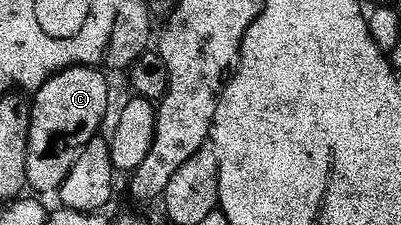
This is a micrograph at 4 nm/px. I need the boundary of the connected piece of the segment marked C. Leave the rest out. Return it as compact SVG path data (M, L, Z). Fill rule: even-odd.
M77 65L75 69L65 69L54 77L49 77L33 94L30 105L30 142L28 143L28 179L27 186L38 193L50 193L62 188L68 171L76 167L76 159L84 151L88 142L103 132L105 112L108 111L107 74L98 67Z

